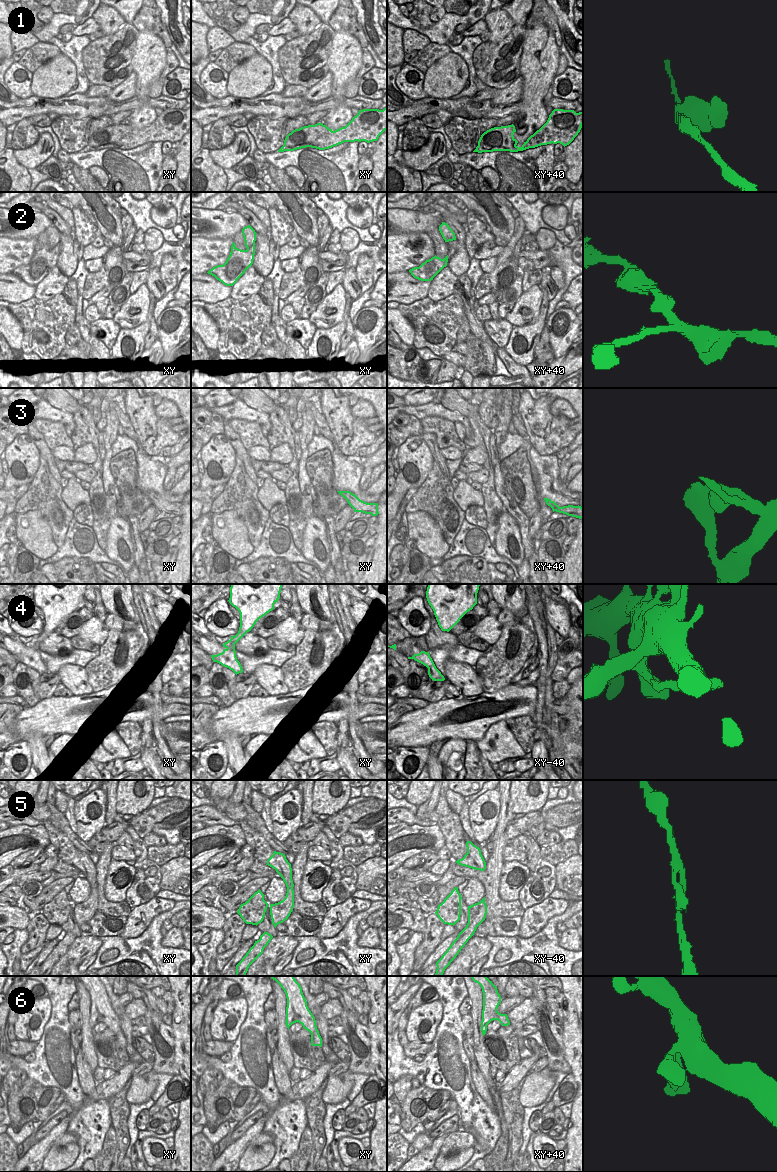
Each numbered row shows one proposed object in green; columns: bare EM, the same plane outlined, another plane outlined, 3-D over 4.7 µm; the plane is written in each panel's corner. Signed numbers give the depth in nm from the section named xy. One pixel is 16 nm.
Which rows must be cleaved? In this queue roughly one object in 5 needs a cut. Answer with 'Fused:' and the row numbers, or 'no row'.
Fused: 4

